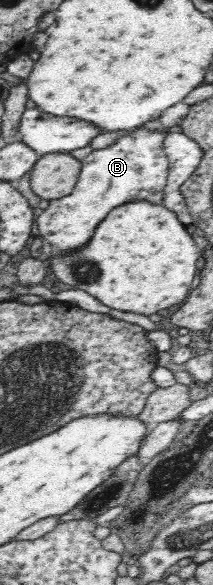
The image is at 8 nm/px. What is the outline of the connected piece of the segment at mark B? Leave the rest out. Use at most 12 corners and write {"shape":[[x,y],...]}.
{"shape":[[165,133],[93,149],[71,194],[37,218],[54,254],[82,247],[113,208],[163,204]]}

